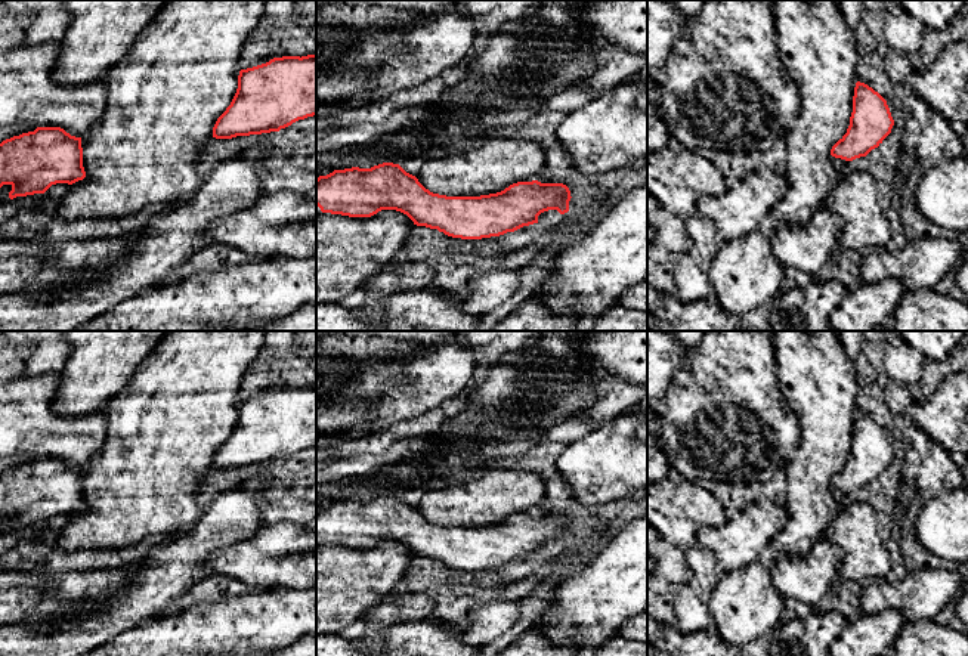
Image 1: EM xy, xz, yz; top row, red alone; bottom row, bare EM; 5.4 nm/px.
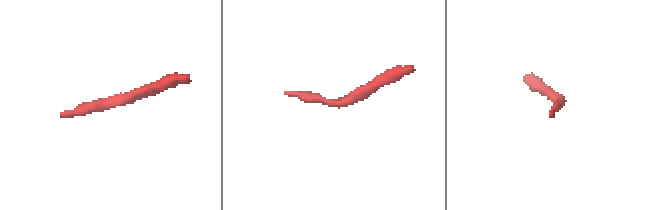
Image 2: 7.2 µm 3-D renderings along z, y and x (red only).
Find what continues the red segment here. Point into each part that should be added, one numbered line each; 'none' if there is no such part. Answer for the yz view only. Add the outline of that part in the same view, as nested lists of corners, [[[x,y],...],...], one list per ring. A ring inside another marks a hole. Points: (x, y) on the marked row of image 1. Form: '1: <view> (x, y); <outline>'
none

